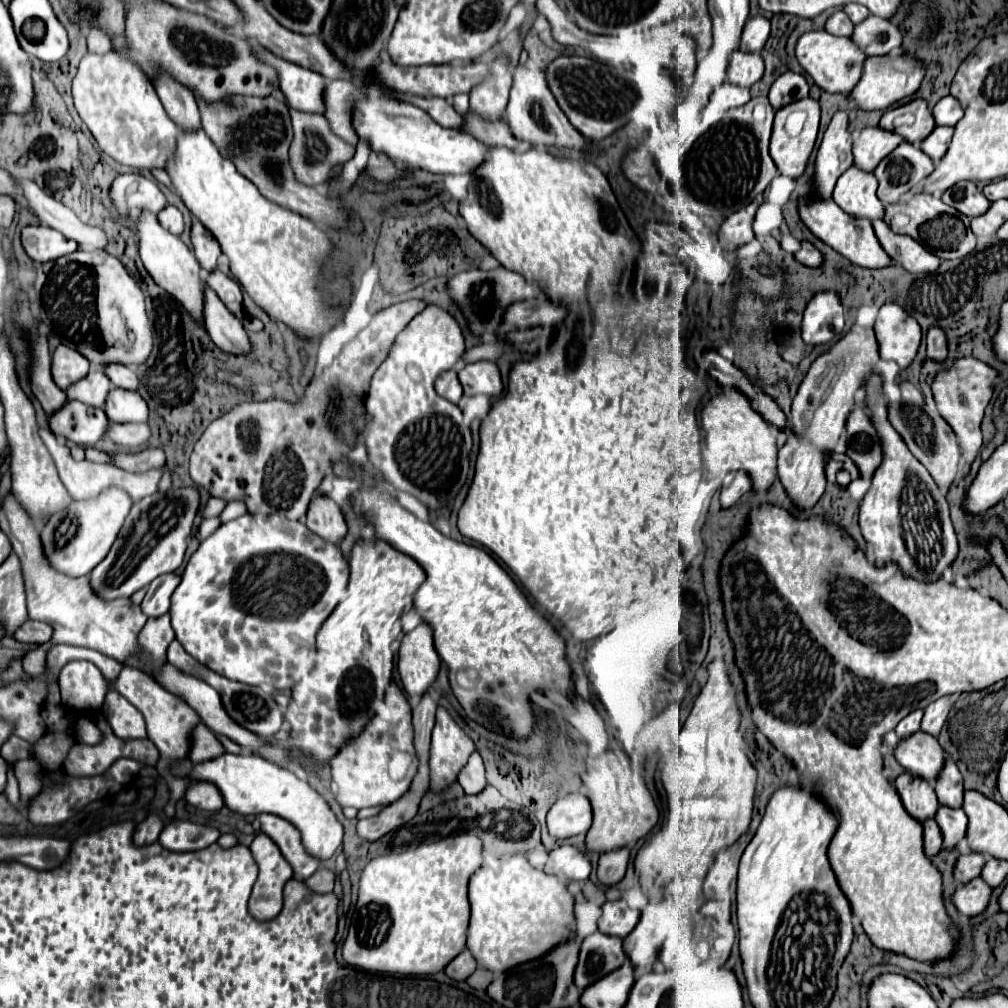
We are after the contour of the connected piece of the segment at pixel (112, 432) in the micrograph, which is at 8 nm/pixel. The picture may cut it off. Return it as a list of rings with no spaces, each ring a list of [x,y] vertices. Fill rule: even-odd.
[[[112,423],[112,427],[108,427],[108,437],[122,447],[138,447],[142,443],[146,443],[150,439],[150,427],[146,423]]]

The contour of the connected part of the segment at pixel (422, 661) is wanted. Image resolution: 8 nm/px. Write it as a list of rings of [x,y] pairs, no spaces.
[[[420,623],[414,631],[402,637],[398,671],[408,697],[420,699],[432,689],[440,671],[440,657],[432,643],[432,631],[426,623]]]

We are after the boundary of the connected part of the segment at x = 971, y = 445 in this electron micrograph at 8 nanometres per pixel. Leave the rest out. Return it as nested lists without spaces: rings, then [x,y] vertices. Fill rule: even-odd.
[[[964,357],[964,359],[958,359],[950,371],[940,373],[932,383],[936,407],[938,407],[940,415],[946,419],[946,423],[954,429],[958,443],[960,443],[960,451],[962,451],[960,477],[966,477],[970,473],[970,465],[974,463],[974,459],[978,457],[978,451],[982,447],[980,421],[982,421],[984,409],[992,397],[996,377],[998,377],[998,371],[992,369],[988,363],[984,363],[976,357]]]

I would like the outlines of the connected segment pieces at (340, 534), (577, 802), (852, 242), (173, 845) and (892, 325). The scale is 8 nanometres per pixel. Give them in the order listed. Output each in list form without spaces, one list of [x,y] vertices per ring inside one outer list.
[[[316,497],[310,503],[306,527],[328,543],[338,545],[346,535],[346,521],[340,507],[328,497]]]
[[[568,793],[548,811],[548,831],[552,837],[568,839],[586,833],[592,825],[592,809],[584,795]]]
[[[806,195],[800,197],[800,209],[798,211],[800,211],[802,221],[808,225],[808,229],[818,239],[822,239],[826,245],[830,245],[832,249],[836,249],[840,255],[844,255],[852,263],[856,263],[860,267],[870,267],[870,269],[890,267],[892,259],[890,259],[888,253],[884,253],[880,241],[874,235],[872,223],[868,219],[852,219],[852,217],[844,215],[844,211],[840,211],[840,207],[836,207],[836,203],[832,203],[832,201],[808,203]]]
[[[178,821],[178,823],[168,825],[168,829],[164,829],[164,833],[158,837],[158,841],[168,851],[184,853],[184,851],[204,849],[204,847],[216,843],[218,835],[220,833],[212,827],[196,825],[190,821]]]
[[[884,303],[880,307],[874,333],[882,359],[896,361],[900,369],[906,369],[914,361],[922,339],[922,329],[906,311],[900,311],[896,303]]]

